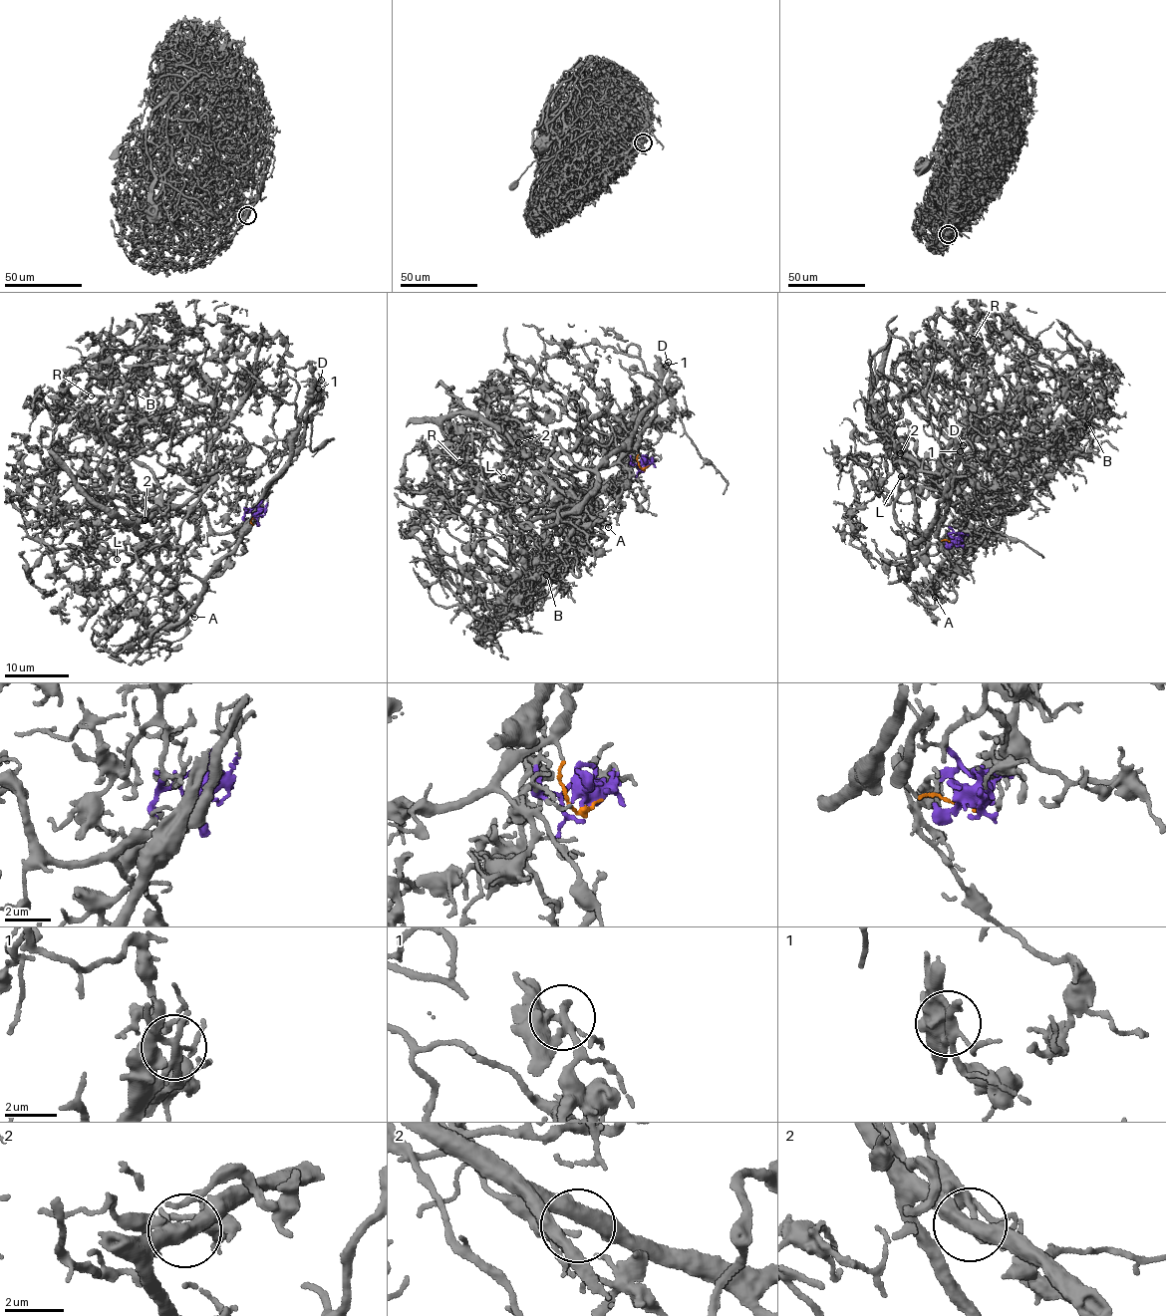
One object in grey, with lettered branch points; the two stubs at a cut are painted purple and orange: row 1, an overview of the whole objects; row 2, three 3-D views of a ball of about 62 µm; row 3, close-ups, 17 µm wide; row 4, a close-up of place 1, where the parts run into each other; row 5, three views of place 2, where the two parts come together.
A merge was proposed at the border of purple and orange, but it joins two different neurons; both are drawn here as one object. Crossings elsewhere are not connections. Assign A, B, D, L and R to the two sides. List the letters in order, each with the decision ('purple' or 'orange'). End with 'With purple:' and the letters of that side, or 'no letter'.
A: purple
B: purple
D: orange
L: orange
R: purple
With purple: A, B, R

